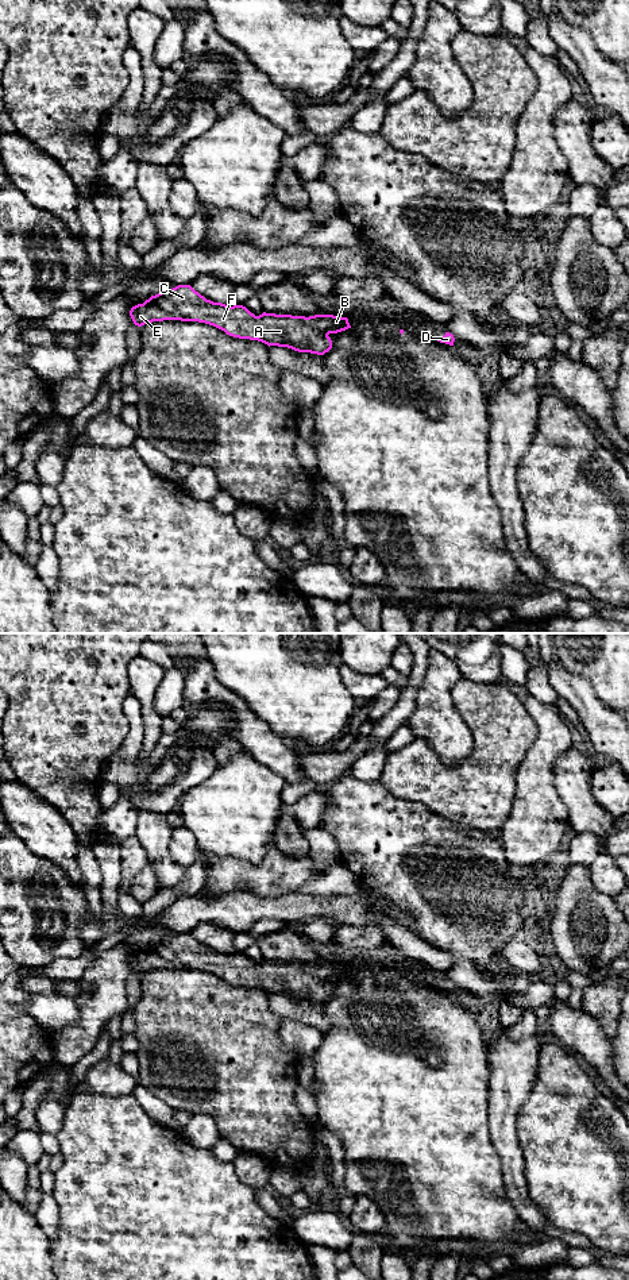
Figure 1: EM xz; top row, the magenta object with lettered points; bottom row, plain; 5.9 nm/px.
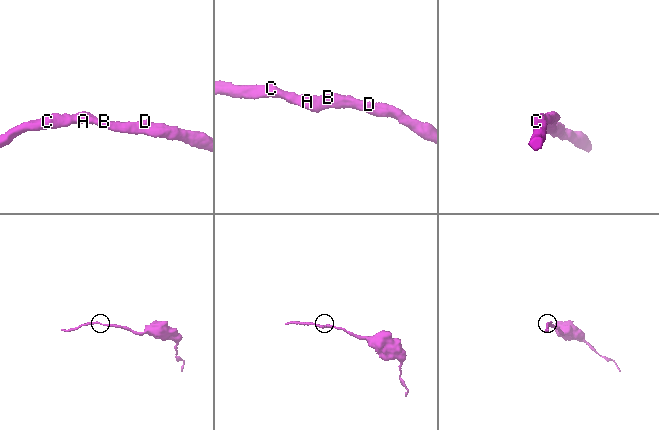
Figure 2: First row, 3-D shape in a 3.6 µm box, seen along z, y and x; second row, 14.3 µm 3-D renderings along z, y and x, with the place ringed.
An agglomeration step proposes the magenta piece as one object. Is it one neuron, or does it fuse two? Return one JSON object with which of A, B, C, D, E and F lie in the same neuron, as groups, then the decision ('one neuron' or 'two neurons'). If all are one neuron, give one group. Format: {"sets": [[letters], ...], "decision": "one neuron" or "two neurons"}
{"sets": [["A", "B", "C", "D", "E", "F"]], "decision": "one neuron"}

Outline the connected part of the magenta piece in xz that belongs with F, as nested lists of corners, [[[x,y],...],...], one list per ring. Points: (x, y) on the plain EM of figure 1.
[[[178,933],[151,944],[132,955],[130,964],[138,975],[163,968],[198,969],[234,986],[317,1003],[332,996],[329,982],[351,976],[347,965],[333,963],[305,965],[263,960],[255,964],[243,953],[231,955],[207,948],[190,933]]]

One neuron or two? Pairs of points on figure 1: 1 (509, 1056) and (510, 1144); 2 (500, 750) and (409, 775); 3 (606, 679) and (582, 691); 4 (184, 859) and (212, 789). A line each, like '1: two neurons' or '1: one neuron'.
1: one neuron
2: one neuron
3: two neurons
4: two neurons

